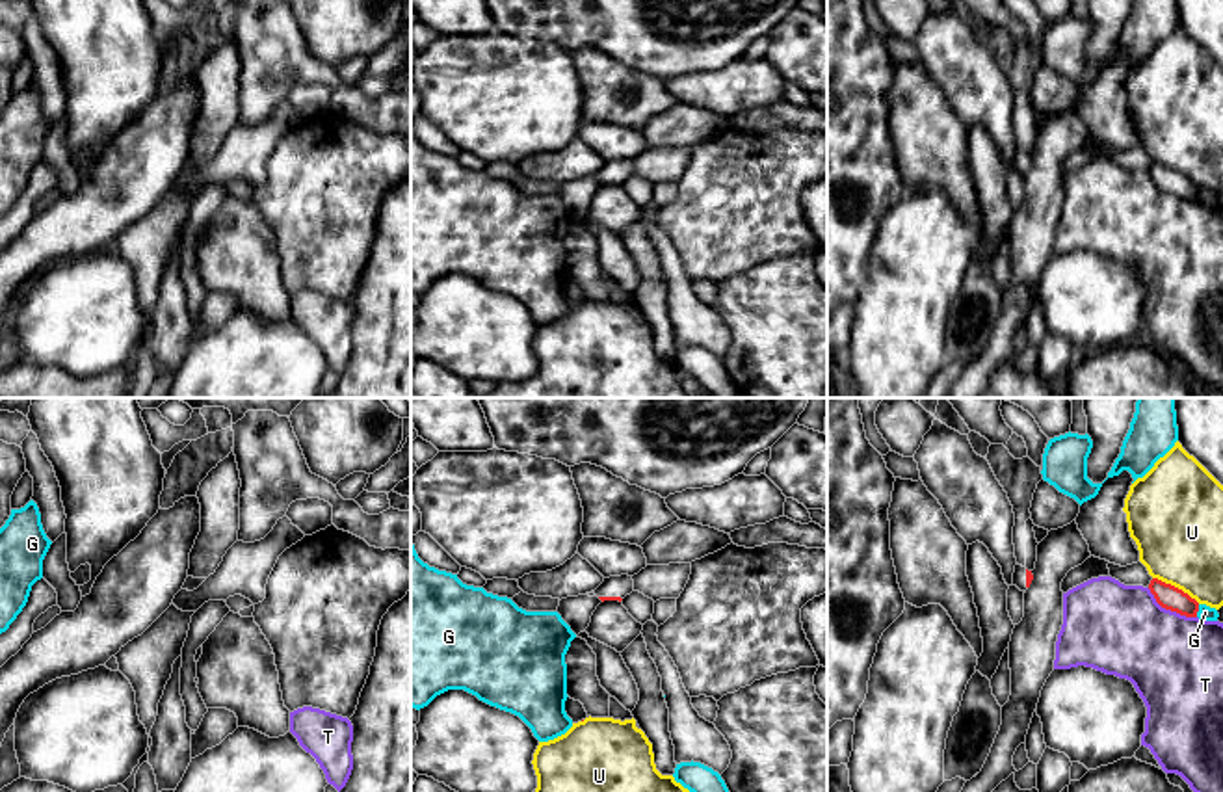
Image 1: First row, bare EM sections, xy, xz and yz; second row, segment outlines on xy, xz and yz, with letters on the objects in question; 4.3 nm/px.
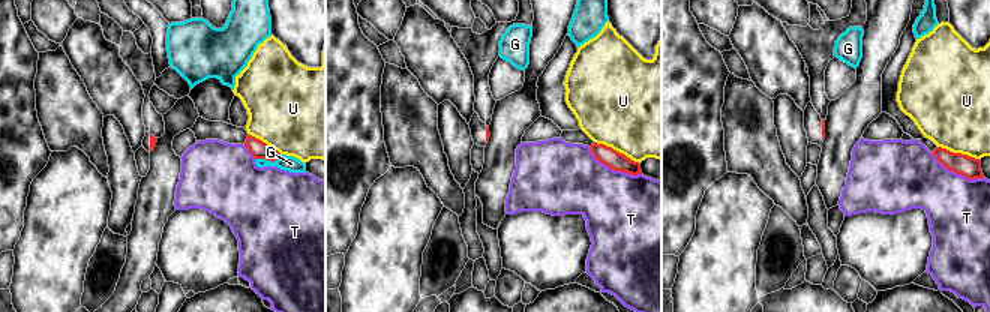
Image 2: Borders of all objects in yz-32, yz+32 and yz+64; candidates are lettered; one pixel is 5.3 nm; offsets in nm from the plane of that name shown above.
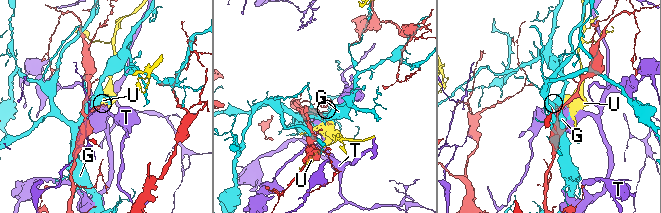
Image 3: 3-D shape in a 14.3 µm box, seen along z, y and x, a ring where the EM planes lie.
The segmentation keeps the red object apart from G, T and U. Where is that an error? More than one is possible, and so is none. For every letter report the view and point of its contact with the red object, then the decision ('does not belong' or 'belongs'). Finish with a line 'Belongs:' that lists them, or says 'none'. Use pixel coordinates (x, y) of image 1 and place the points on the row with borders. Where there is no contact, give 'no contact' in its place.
G: meets red in yz at (1197, 610); does not belong
T: meets red in yz at (1170, 608); does not belong
U: meets red in yz at (1177, 588); does not belong
Belongs: none

